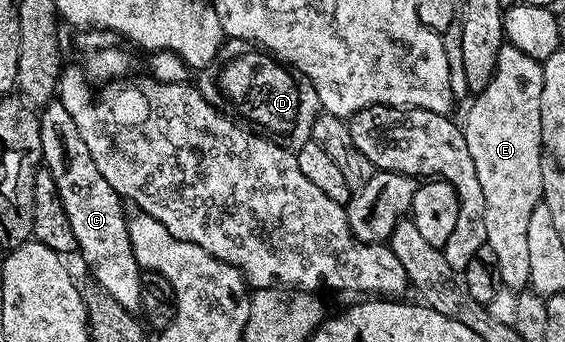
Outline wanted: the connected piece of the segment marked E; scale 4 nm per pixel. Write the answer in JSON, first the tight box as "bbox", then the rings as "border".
{"bbox":[462,44,544,291],"border":[[[505,44],[499,51],[498,63],[490,83],[481,93],[471,98],[472,106],[468,109],[468,118],[462,121],[466,147],[474,159],[473,171],[482,183],[482,195],[486,198],[486,235],[488,245],[498,255],[498,275],[500,285],[513,291],[529,288],[530,254],[528,252],[528,226],[534,207],[542,201],[542,75],[544,66],[532,56],[518,50],[513,45]]]}

